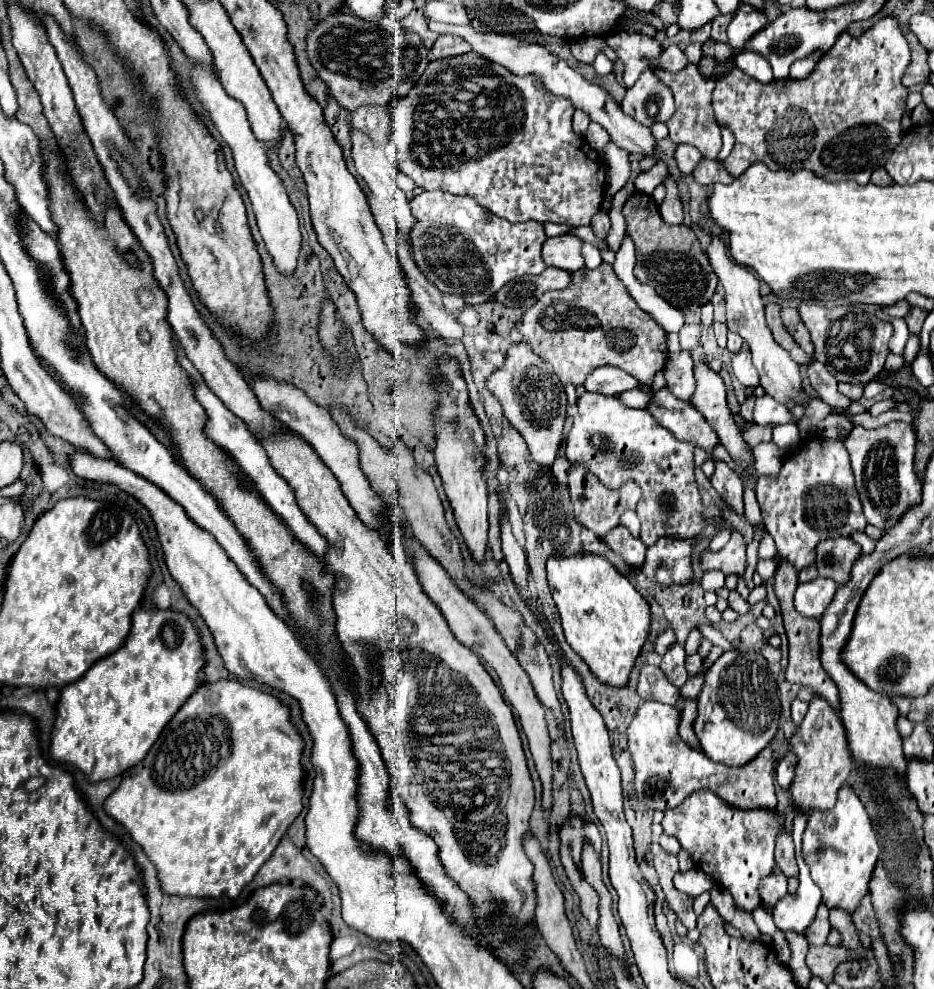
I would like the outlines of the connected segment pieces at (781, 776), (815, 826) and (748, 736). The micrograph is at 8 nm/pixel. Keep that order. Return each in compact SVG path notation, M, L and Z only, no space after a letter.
M788 753L784 759L780 759L778 767L776 767L776 781L782 789L788 789L794 777L794 765L796 765L796 757L792 753Z
M844 785L838 791L838 801L832 811L816 811L810 815L804 831L804 859L810 867L814 883L822 891L822 901L828 909L844 909L854 913L862 897L868 893L868 879L872 877L880 845L872 831L872 821L852 787Z
M730 649L726 651L706 673L704 687L698 693L698 717L694 719L694 731L700 739L702 751L716 763L724 763L730 767L742 767L750 763L768 743L774 739L780 721L780 697L776 689L776 681L768 669L768 661L758 651L750 649Z

